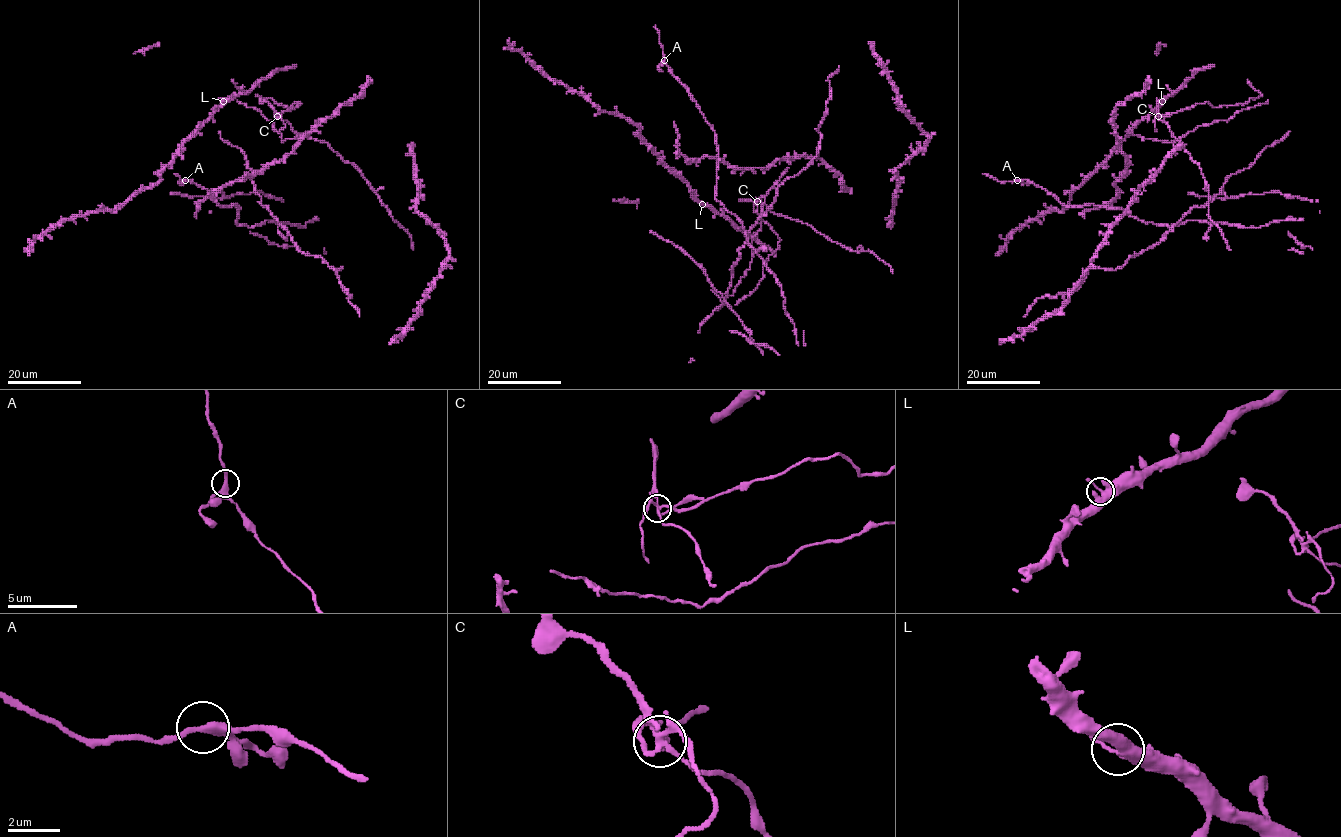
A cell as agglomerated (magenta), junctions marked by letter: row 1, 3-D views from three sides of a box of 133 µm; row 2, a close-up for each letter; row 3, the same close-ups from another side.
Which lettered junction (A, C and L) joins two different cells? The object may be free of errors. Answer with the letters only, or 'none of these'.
C

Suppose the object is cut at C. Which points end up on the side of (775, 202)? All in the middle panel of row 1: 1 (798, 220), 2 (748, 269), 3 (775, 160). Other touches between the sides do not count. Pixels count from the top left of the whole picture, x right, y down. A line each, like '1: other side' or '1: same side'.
1: other side
2: same side
3: other side

